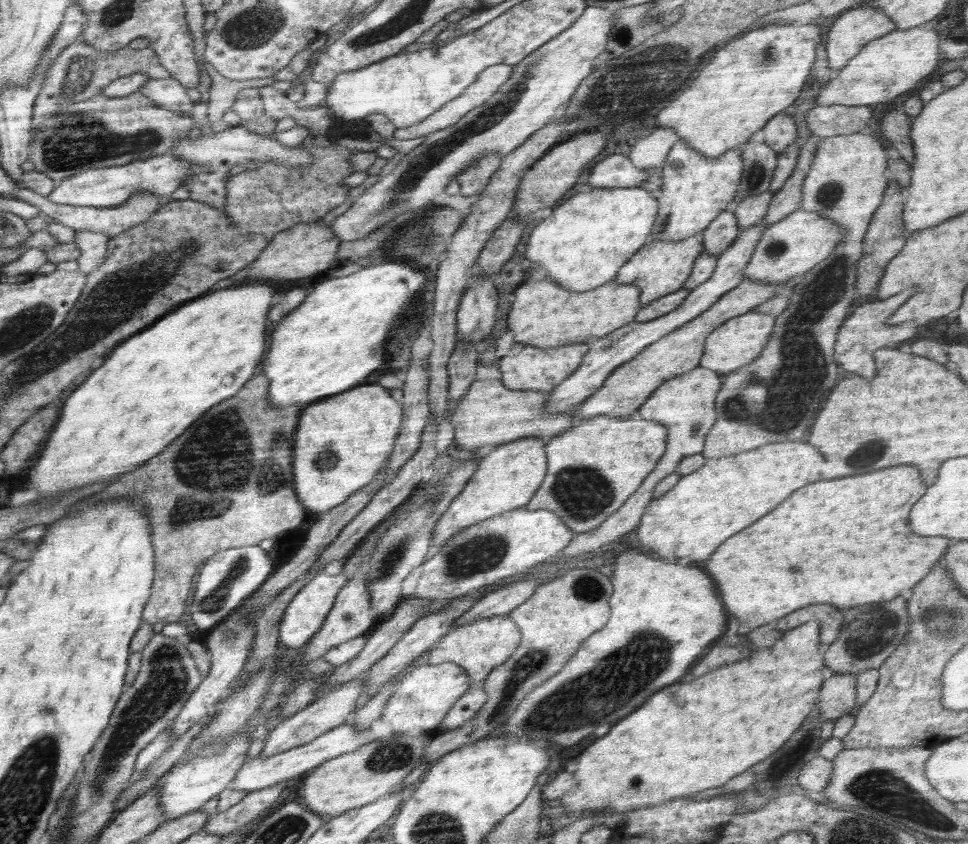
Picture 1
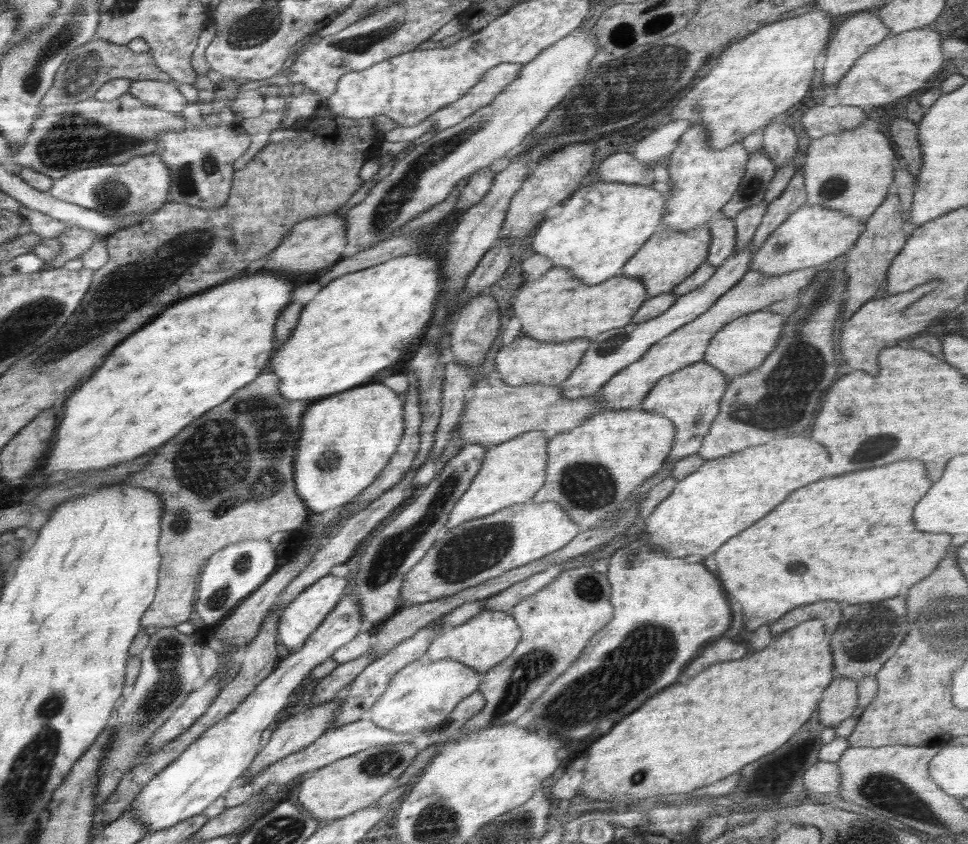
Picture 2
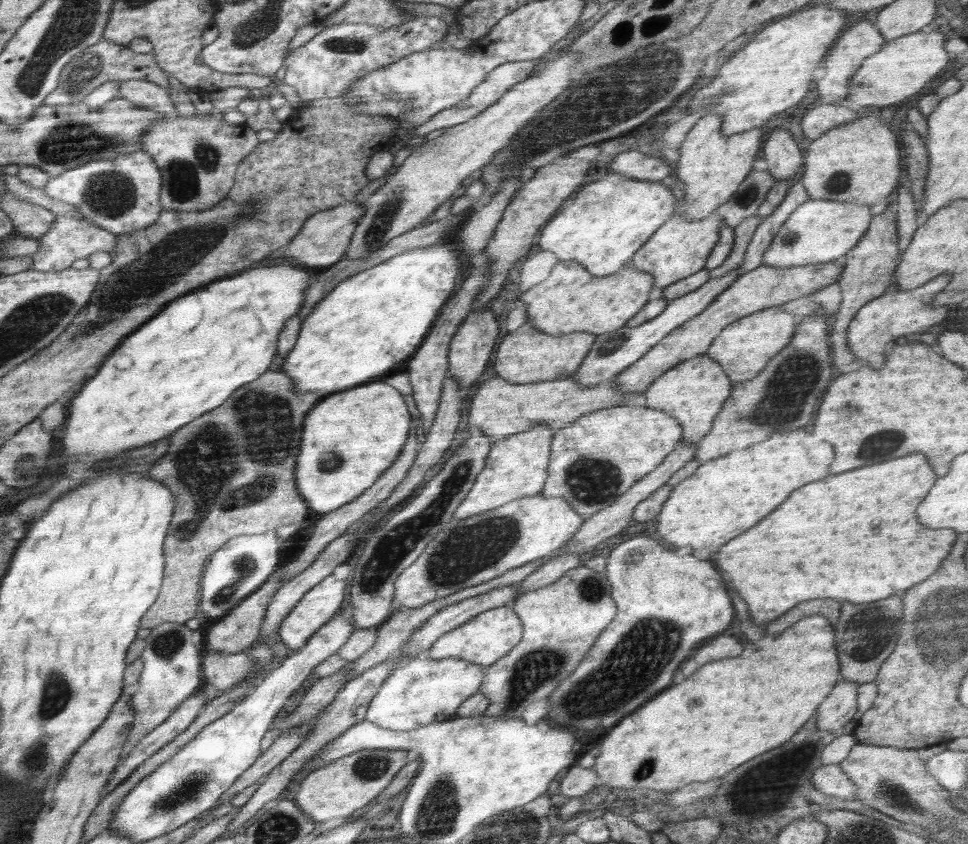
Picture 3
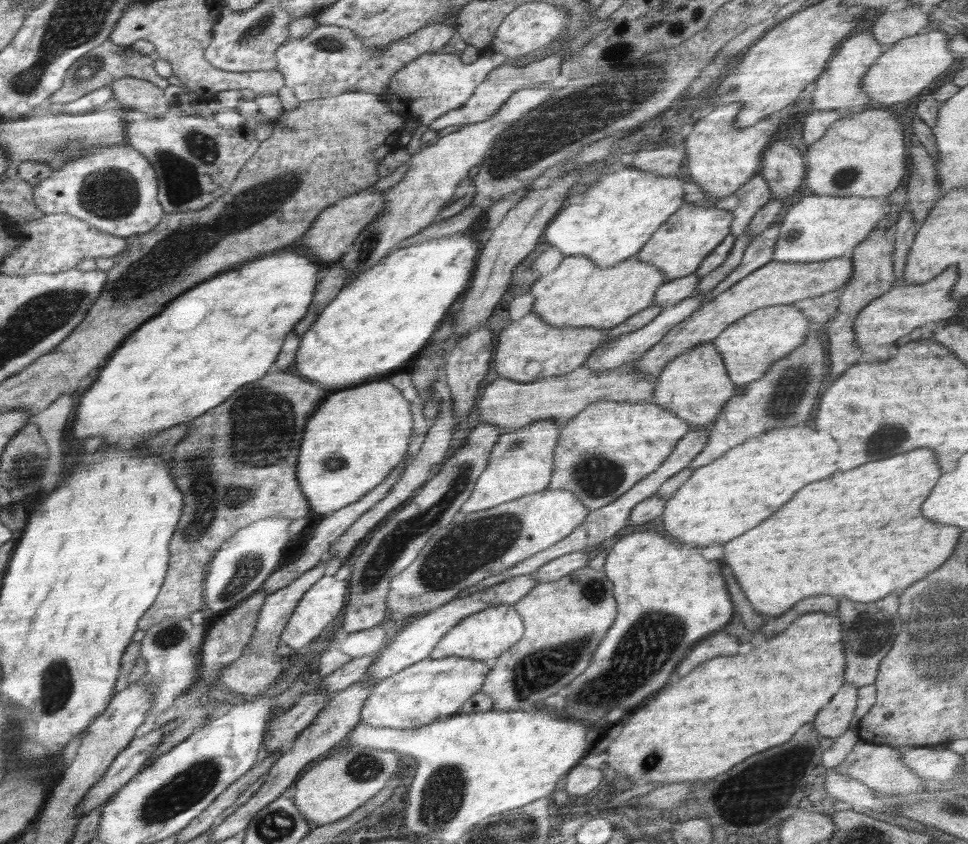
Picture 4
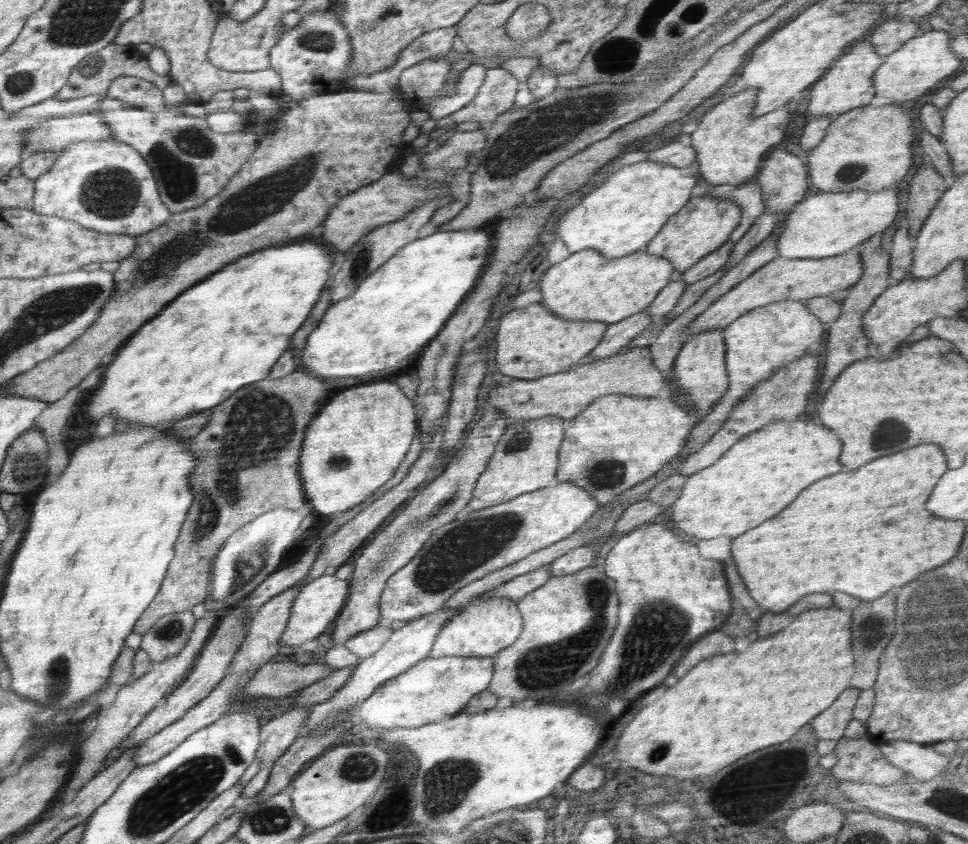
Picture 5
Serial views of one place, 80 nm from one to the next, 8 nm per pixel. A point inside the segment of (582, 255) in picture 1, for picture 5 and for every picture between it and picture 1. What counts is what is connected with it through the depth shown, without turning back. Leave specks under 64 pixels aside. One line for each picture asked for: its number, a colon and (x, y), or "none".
2: (601, 226)
3: (609, 220)
4: (615, 219)
5: (626, 212)

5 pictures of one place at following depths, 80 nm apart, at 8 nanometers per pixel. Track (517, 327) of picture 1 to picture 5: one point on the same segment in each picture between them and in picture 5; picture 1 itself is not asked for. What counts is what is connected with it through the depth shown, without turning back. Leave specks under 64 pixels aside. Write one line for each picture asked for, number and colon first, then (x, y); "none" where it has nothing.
2: (558, 307)
3: (571, 299)
4: (576, 293)
5: (585, 285)

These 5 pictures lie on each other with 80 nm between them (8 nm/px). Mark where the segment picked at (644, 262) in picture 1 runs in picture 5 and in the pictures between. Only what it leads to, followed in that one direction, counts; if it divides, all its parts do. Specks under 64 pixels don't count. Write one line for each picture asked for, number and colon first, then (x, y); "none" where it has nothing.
2: (668, 257)
3: (680, 247)
4: (677, 248)
5: (705, 222)

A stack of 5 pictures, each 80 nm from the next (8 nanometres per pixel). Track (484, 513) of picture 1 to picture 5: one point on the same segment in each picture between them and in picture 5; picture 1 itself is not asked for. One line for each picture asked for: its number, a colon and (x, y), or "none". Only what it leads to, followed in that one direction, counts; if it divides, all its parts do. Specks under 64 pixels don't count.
2: (512, 472)
3: (516, 467)
4: (521, 463)
5: (525, 459)

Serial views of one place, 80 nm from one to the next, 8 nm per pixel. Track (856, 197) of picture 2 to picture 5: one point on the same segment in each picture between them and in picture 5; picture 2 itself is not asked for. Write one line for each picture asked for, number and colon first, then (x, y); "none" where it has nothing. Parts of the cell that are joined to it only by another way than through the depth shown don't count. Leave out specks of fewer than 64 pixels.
3: (859, 162)
4: (862, 154)
5: (869, 148)

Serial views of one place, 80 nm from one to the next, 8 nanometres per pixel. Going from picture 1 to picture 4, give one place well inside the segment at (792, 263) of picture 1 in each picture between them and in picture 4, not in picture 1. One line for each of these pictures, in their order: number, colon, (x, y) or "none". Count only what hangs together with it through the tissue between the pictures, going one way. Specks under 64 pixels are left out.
2: (811, 236)
3: (818, 231)
4: (814, 228)

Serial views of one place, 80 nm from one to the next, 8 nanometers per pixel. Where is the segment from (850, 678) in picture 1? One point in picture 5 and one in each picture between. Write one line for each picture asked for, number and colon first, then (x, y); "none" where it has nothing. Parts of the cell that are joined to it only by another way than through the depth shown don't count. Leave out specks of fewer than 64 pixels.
2: (839, 700)
3: (840, 705)
4: (834, 720)
5: (830, 725)

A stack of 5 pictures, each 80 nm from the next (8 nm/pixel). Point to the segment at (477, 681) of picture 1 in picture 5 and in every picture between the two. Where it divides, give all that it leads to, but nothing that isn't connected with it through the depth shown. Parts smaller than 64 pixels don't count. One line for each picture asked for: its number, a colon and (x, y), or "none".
2: (489, 638)
3: (483, 640)
4: (486, 635)
5: (484, 628)

